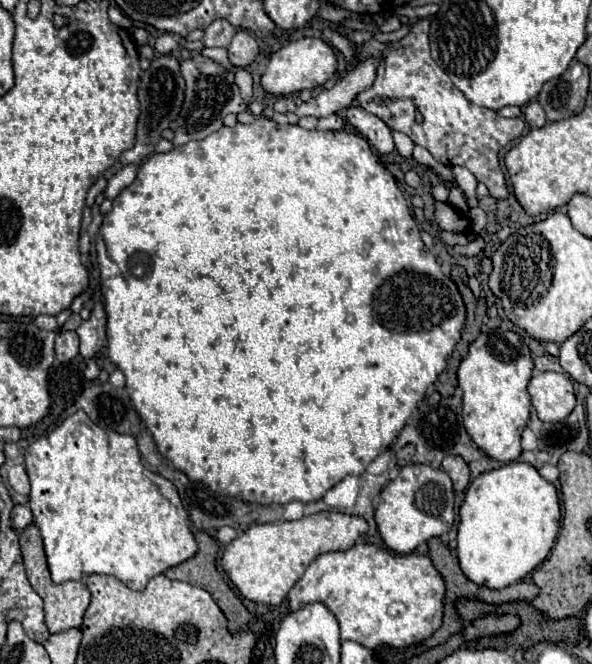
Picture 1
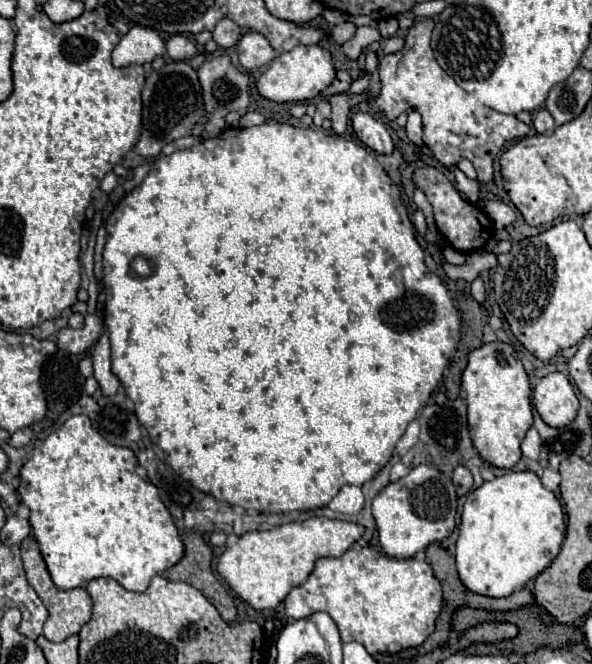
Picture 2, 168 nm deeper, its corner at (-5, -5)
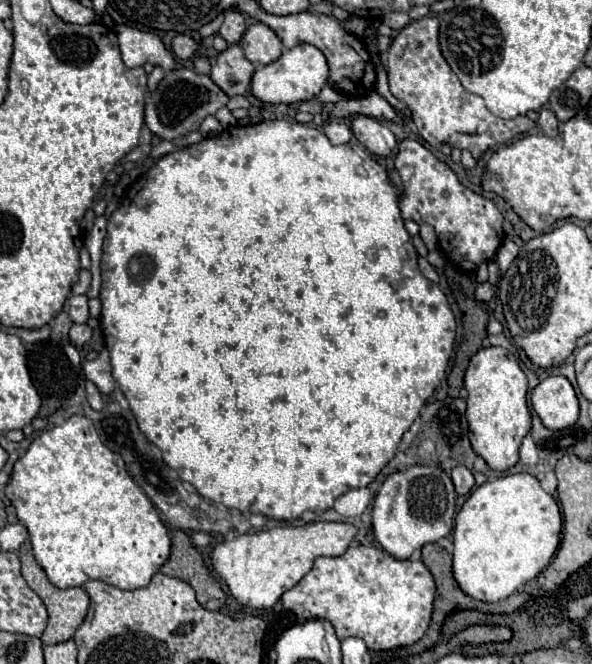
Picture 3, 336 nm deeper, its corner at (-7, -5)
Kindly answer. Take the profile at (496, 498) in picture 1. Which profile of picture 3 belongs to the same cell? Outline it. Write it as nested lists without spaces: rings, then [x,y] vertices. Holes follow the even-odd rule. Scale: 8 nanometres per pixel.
[[[516,473],[486,481],[470,493],[456,515],[454,579],[466,595],[478,601],[502,601],[550,563],[560,543],[560,531],[562,517],[558,503],[540,487],[536,477]]]

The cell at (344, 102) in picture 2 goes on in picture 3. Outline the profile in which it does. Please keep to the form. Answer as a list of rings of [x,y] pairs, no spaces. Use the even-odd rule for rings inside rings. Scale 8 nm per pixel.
[[[332,121],[324,127],[324,133],[326,137],[330,139],[330,143],[334,145],[340,145],[340,143],[348,143],[352,139],[352,131],[348,125],[340,125],[338,121]]]

